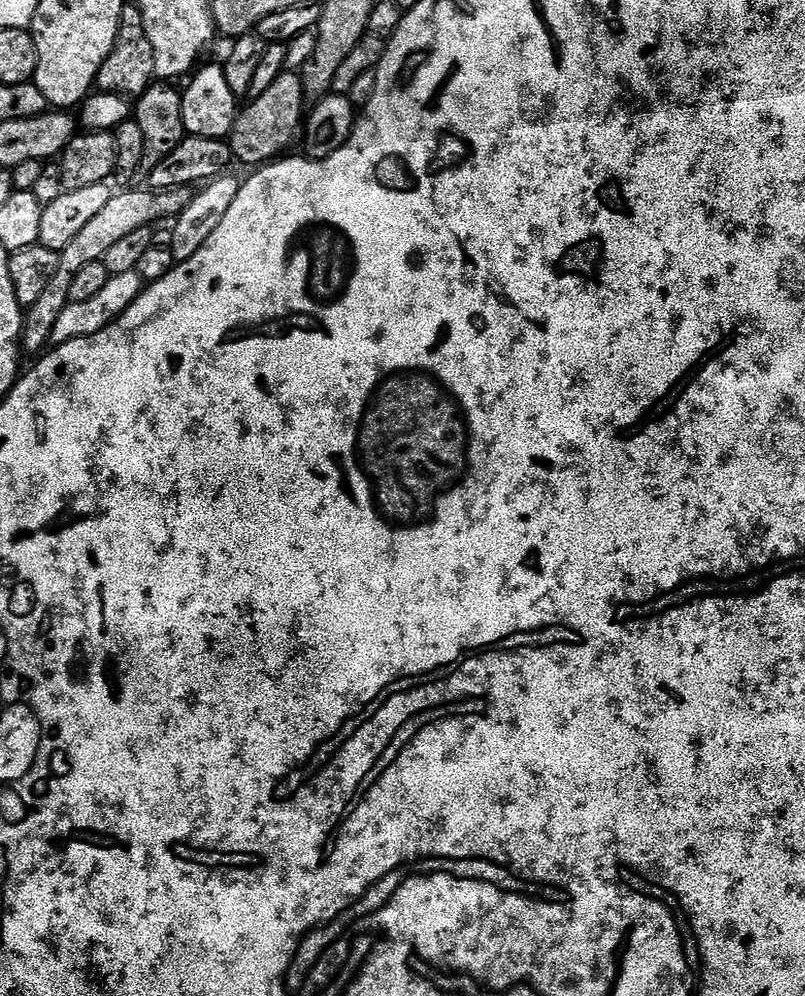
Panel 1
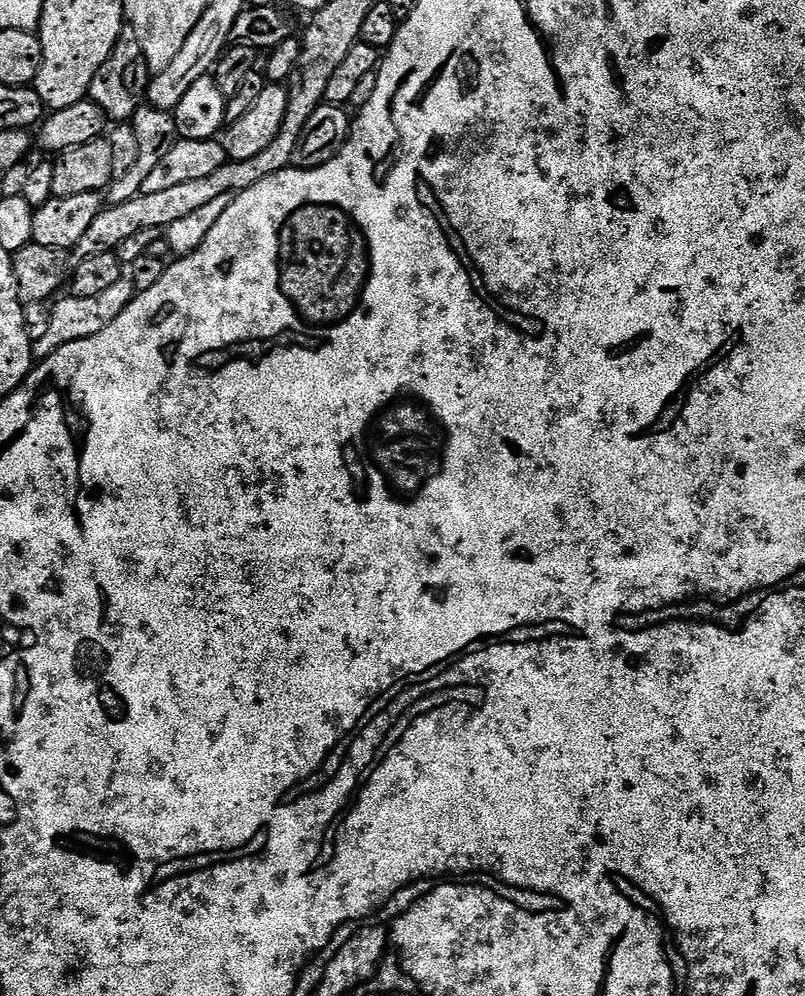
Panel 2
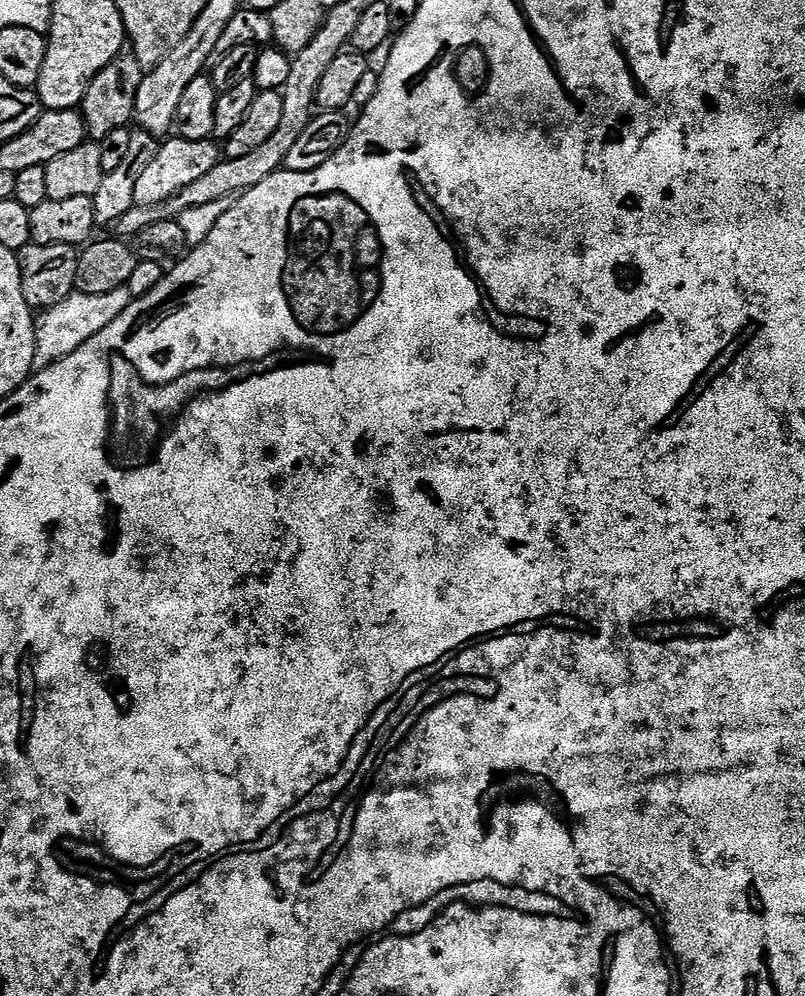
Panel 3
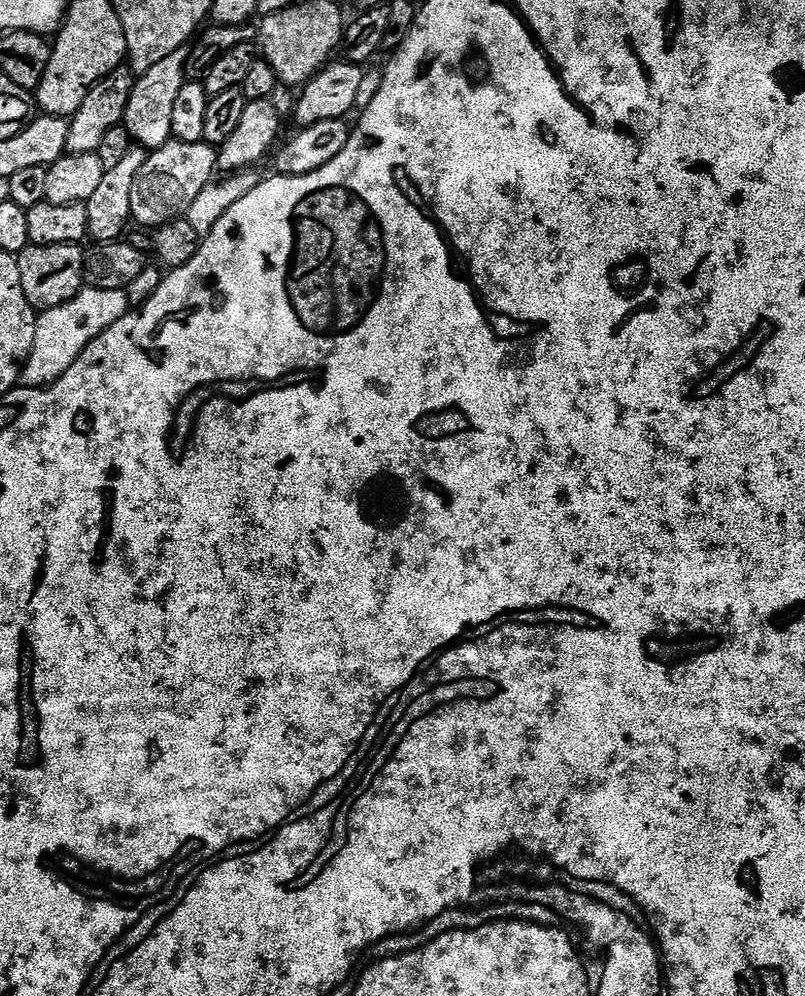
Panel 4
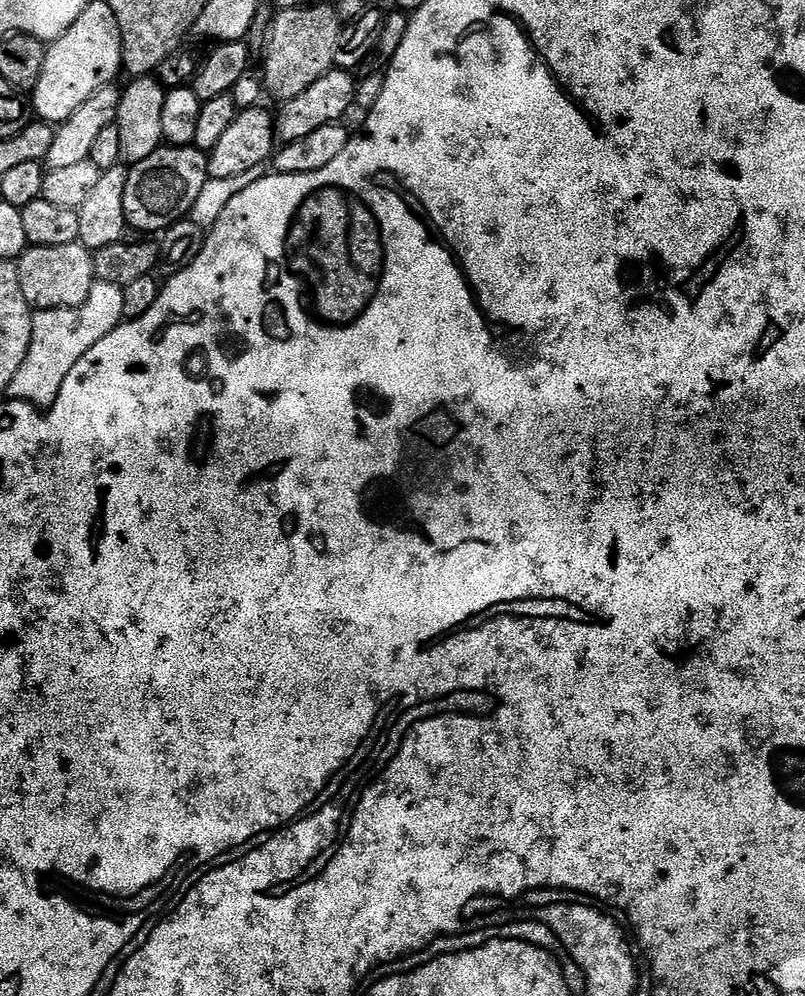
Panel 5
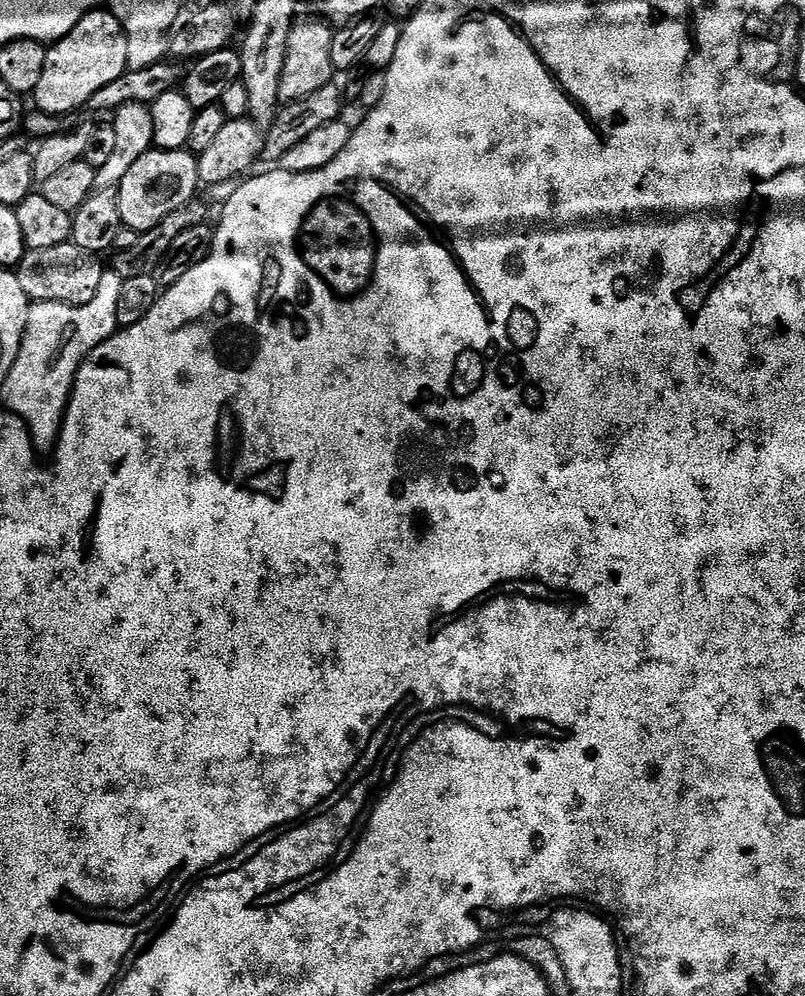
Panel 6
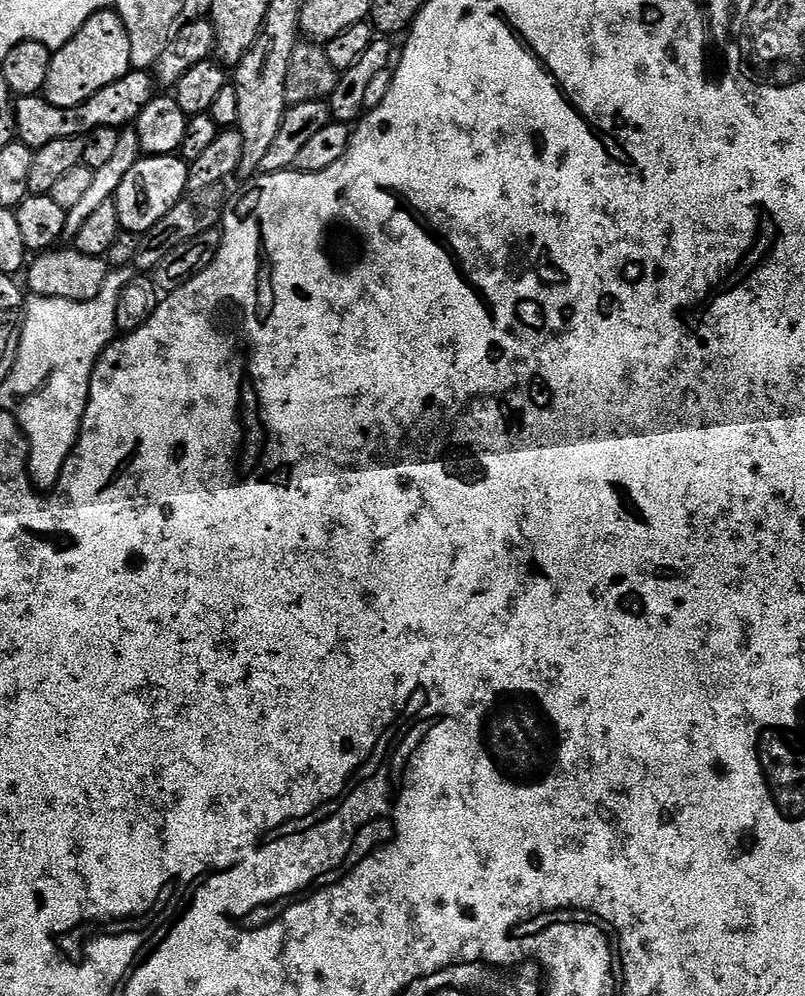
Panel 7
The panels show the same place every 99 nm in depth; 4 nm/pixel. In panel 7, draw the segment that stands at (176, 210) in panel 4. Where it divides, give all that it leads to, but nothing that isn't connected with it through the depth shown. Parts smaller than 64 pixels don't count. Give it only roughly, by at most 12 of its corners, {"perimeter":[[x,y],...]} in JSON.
{"perimeter":[[179,155],[144,156],[122,178],[116,209],[142,234],[188,192]]}

